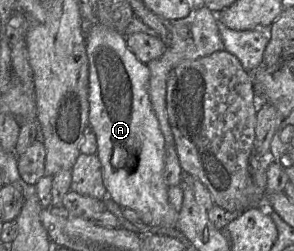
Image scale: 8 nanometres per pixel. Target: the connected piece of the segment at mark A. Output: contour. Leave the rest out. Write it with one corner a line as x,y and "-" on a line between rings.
95,22
85,34
89,62
88,123
97,141
97,155
101,163
102,180
107,195
122,208
137,212
142,222
150,227
175,227
178,212
170,204
164,178
165,140
153,110
148,85
150,70
130,50
124,34

